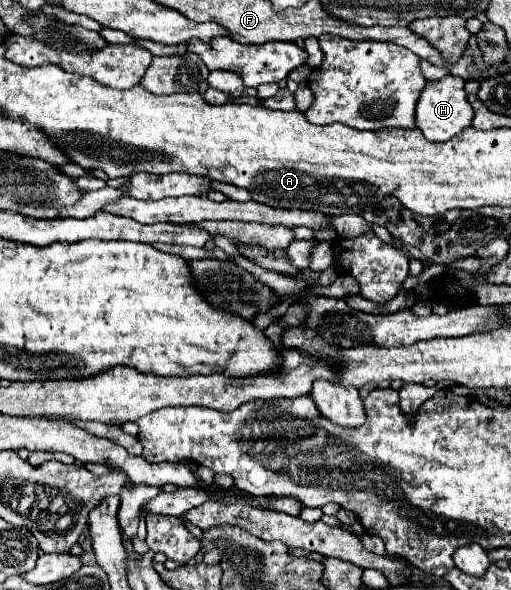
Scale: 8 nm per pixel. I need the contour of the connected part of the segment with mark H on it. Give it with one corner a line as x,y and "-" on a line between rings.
446,75
440,81
428,81
416,105
416,127
422,129
428,141
434,143
448,141
472,125
474,109
468,103
468,93
464,91
464,83
466,83
464,79
458,79
454,75

